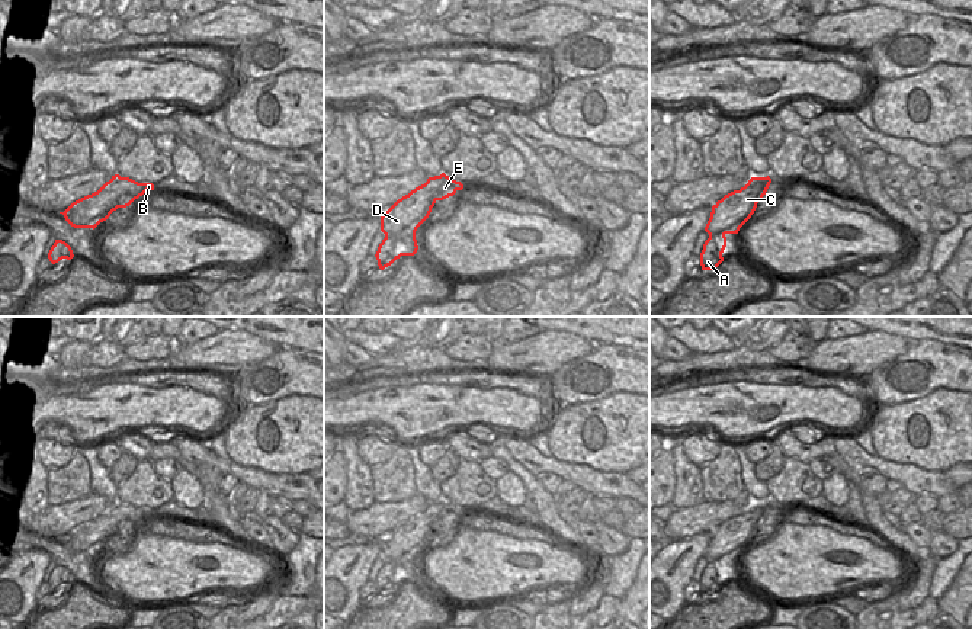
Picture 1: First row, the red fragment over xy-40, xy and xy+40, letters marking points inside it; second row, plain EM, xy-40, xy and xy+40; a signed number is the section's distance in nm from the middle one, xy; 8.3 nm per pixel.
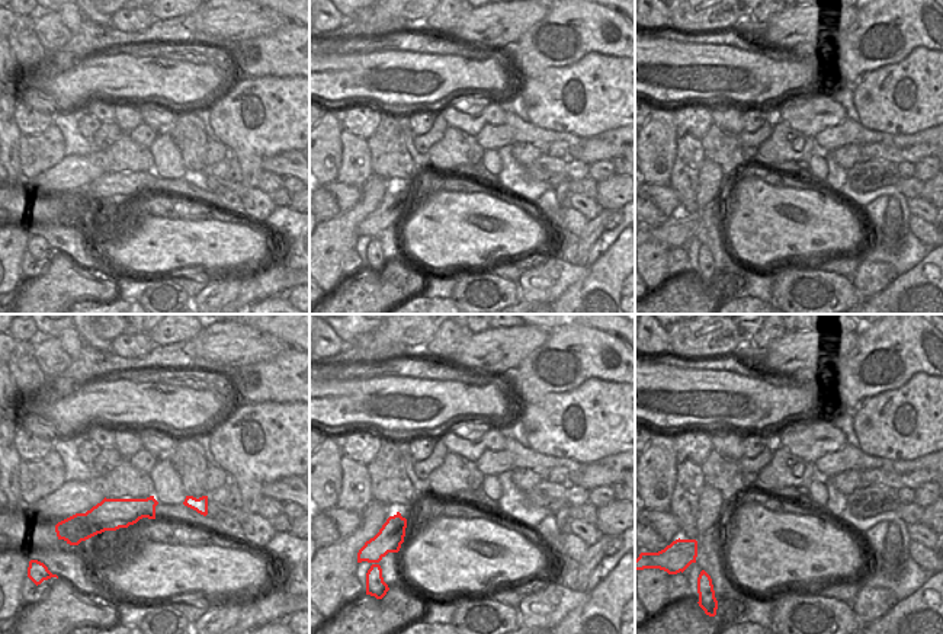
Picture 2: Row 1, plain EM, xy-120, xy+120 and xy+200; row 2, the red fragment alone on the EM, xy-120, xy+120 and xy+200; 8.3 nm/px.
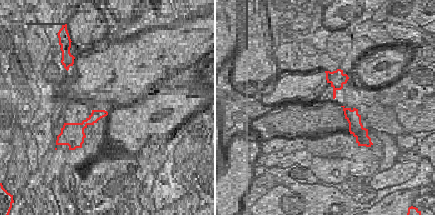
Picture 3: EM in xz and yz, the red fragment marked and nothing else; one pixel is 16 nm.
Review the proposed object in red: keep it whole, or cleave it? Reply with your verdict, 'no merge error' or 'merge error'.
merge error

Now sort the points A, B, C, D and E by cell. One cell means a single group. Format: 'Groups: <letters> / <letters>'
Groups: A / B C D E.

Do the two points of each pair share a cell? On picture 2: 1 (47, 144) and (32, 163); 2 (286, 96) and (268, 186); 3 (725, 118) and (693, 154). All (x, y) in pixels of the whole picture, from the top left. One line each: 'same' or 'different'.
1: same
2: different
3: different

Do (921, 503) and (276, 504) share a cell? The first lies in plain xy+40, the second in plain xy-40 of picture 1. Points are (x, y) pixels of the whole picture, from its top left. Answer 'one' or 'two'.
one

